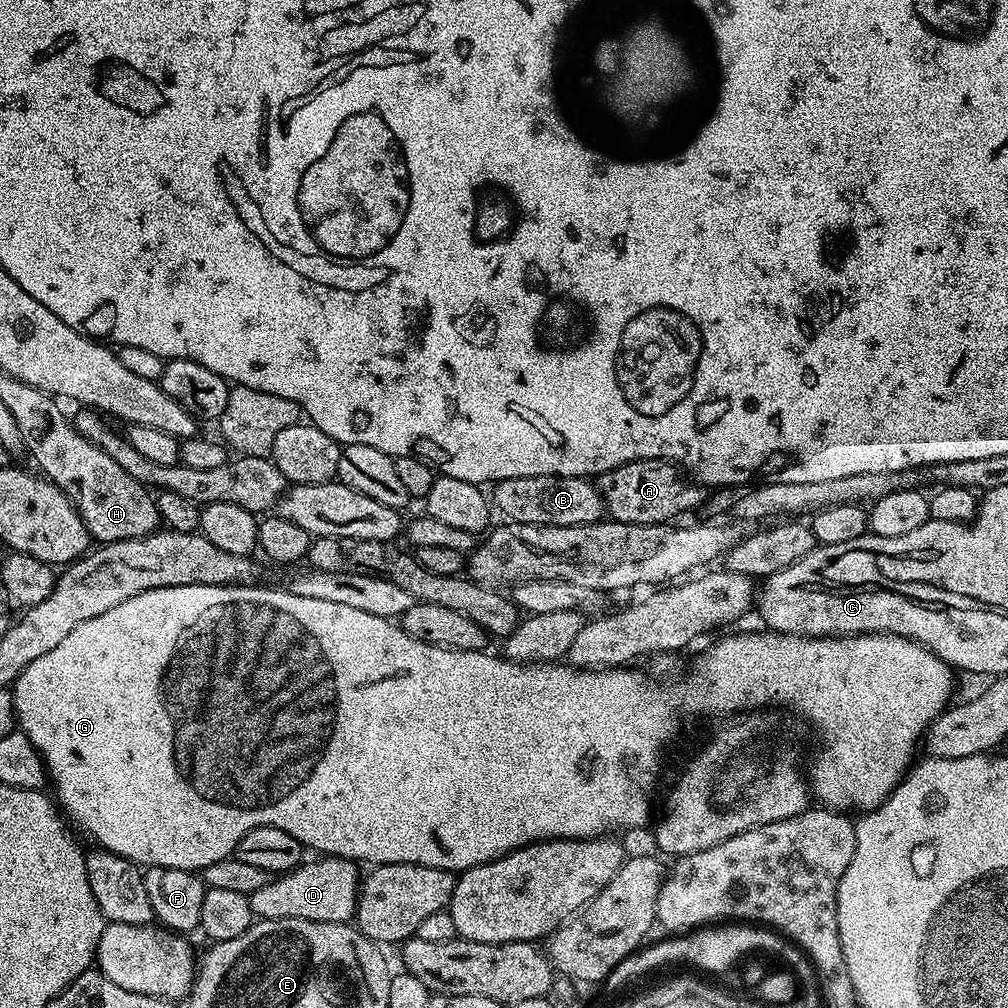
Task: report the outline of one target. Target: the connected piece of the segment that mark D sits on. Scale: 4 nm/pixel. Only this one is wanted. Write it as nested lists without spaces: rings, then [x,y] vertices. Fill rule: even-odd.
[[[325,856],[312,858],[309,862],[301,862],[291,872],[277,875],[262,890],[254,890],[254,894],[248,897],[252,907],[253,917],[262,920],[277,920],[278,918],[306,918],[314,922],[334,922],[335,924],[347,924],[355,917],[356,900],[360,896],[362,872],[359,872],[357,861],[344,860],[340,856]]]

